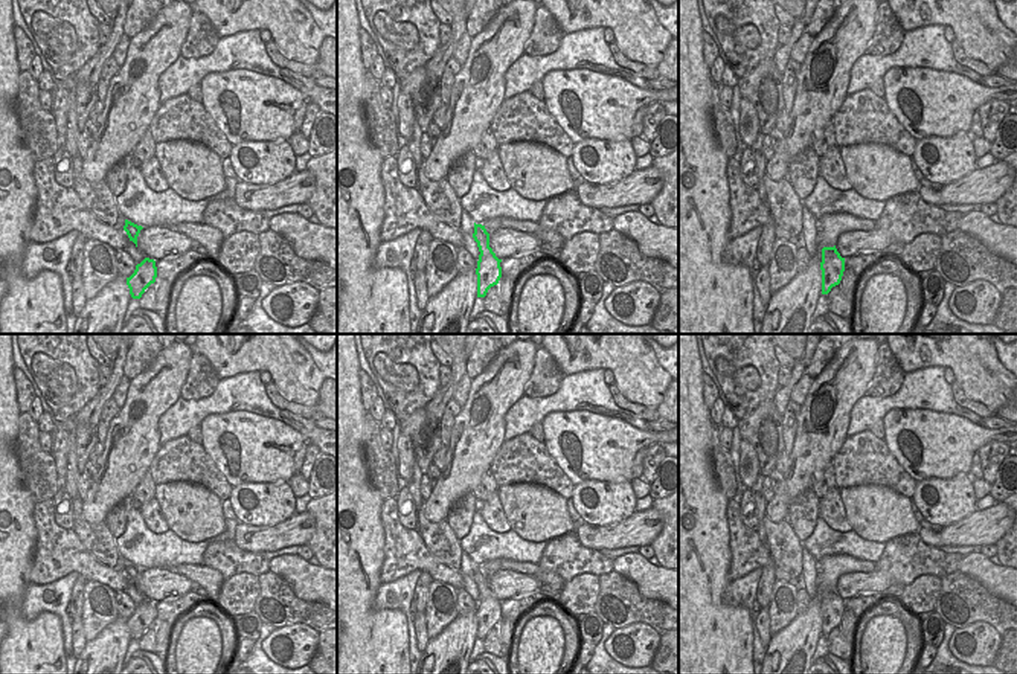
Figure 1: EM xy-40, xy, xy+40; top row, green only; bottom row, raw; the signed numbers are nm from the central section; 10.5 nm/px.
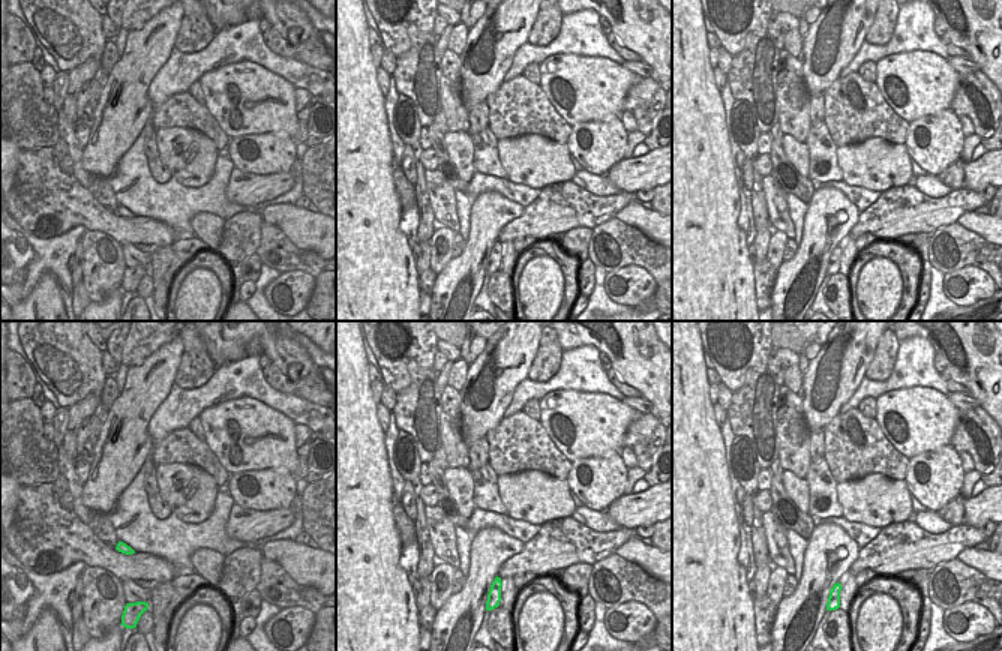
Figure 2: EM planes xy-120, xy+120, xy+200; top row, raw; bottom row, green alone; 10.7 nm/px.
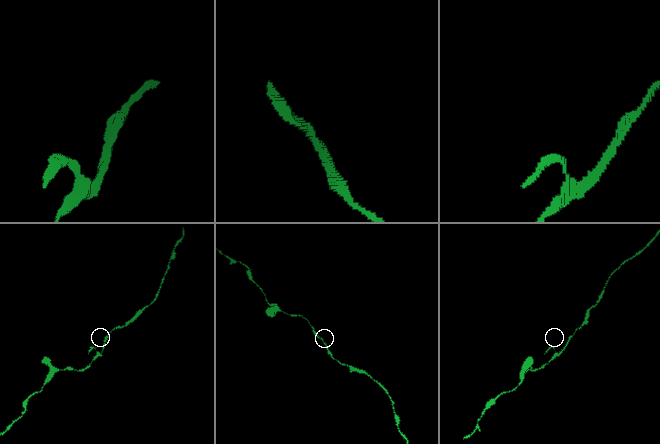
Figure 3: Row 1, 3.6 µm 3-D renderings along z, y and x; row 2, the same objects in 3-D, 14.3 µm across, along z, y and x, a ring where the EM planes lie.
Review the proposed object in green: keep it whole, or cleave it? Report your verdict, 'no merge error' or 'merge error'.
no merge error

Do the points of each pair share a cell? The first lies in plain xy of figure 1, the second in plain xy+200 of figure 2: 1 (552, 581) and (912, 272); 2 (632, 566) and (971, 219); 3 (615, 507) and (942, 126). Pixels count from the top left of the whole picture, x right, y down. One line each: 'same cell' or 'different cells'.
1: different cells
2: same cell
3: same cell

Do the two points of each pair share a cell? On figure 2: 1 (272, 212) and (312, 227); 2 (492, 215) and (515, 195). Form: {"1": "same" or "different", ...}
{"1": "same", "2": "different"}

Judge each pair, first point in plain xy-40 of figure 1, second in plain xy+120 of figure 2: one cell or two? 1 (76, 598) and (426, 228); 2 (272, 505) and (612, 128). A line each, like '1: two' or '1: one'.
1: one
2: one

